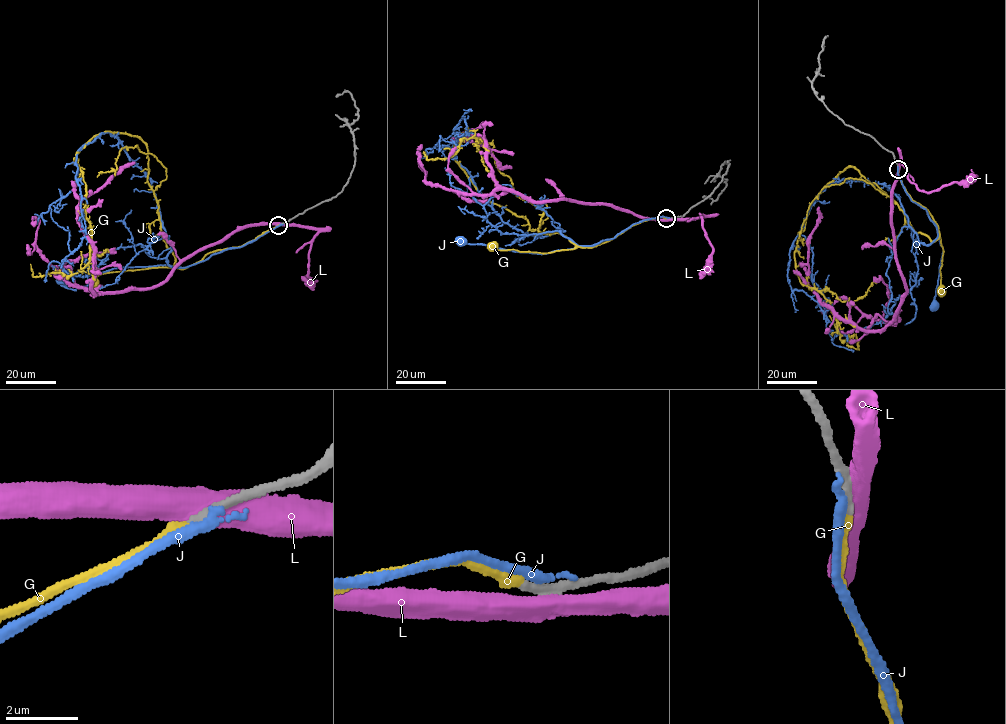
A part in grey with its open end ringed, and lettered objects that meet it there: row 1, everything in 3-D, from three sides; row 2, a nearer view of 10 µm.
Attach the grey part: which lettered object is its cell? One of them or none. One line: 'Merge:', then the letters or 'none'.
Merge: G

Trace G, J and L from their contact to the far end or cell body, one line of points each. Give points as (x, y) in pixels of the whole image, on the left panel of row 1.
G: (279, 225), (242, 246), (209, 252), (197, 262), (181, 269), (160, 267), (101, 273), (94, 282)
J: (280, 225), (242, 246), (220, 251), (187, 266), (123, 267), (86, 276), (68, 275), (62, 280)
L: (281, 224), (233, 231), (150, 288), (94, 295), (95, 250), (79, 202), (134, 161)

